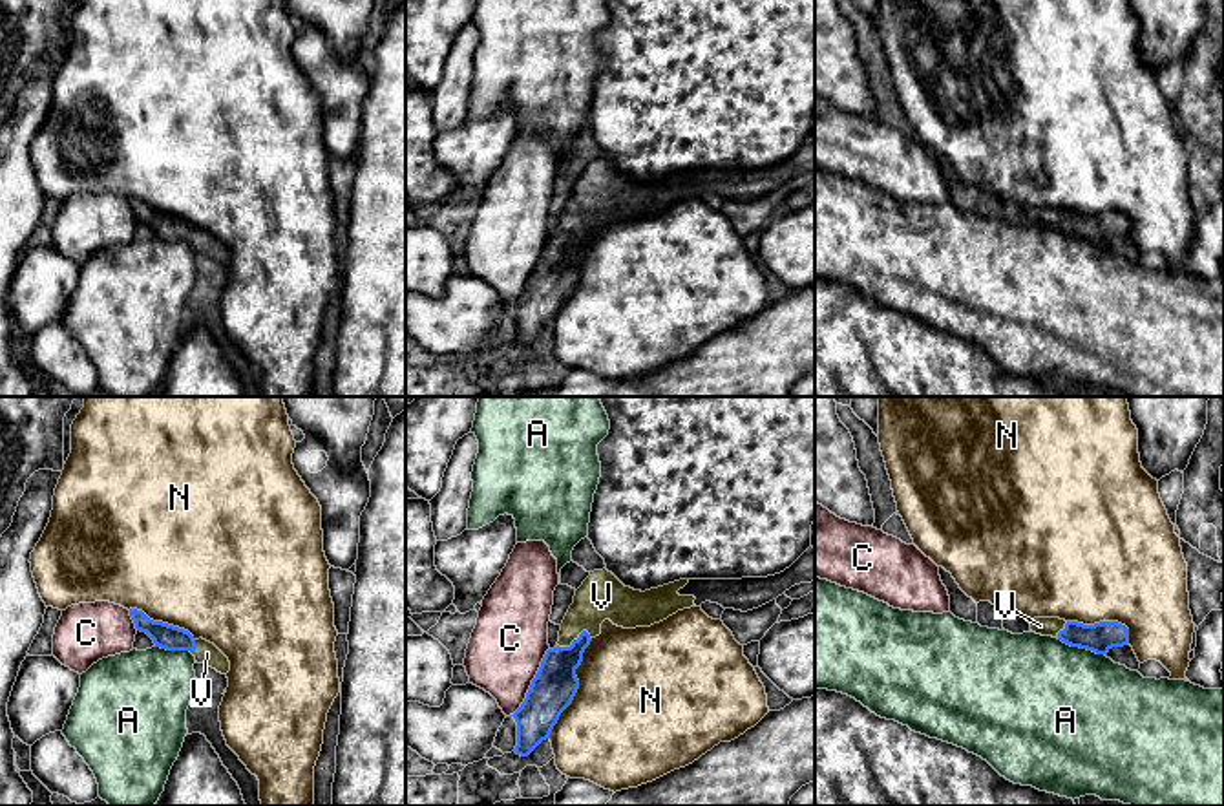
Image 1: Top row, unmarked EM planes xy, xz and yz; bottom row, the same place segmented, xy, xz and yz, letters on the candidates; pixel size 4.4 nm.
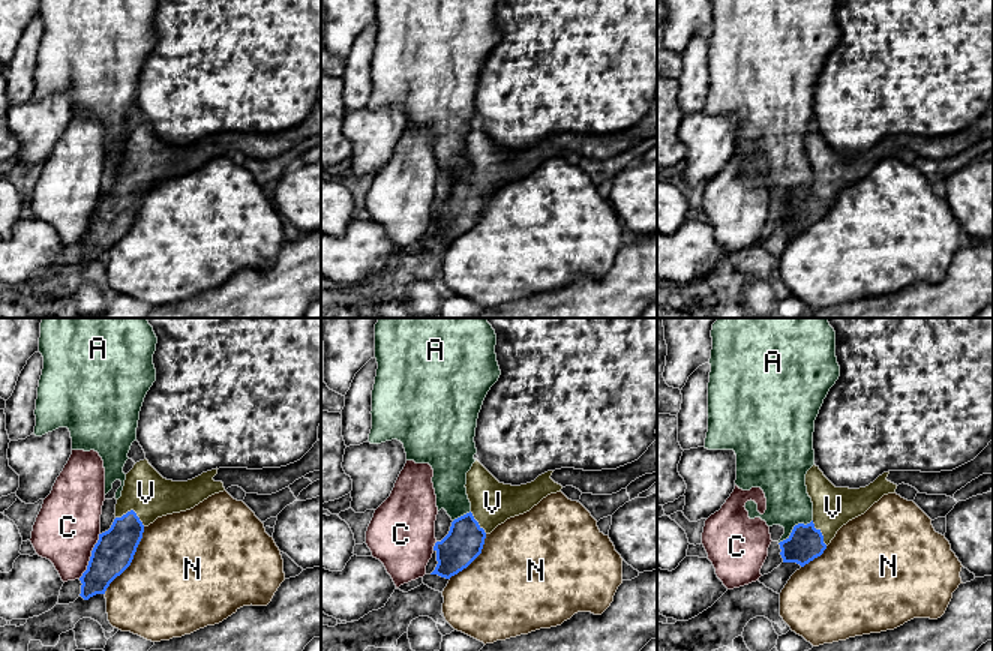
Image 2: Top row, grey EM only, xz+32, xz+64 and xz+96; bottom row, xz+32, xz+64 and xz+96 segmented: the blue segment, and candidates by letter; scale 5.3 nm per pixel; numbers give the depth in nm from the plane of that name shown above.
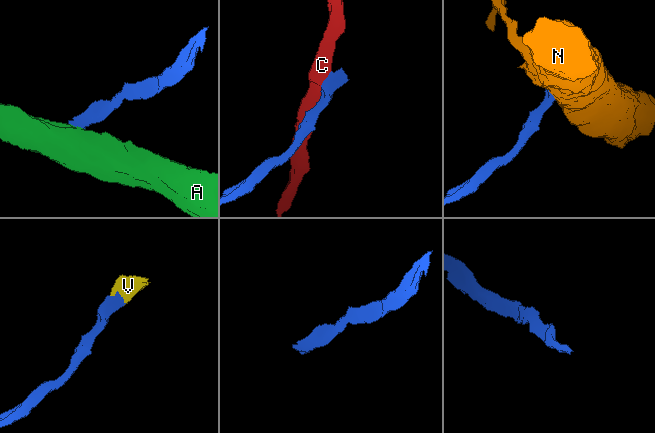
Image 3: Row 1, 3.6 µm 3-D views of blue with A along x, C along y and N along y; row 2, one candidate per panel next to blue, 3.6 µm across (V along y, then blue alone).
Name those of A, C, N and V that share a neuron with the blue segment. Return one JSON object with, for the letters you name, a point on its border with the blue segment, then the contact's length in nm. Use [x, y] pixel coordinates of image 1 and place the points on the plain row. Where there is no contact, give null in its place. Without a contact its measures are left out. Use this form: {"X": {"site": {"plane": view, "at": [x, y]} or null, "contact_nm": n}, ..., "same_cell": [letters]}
{"V": {"site": {"plane": "xz", "at": [574, 231]}, "contact_nm": 160}, "same_cell": ["V"]}

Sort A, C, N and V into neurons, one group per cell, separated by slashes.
A / C / N / V

